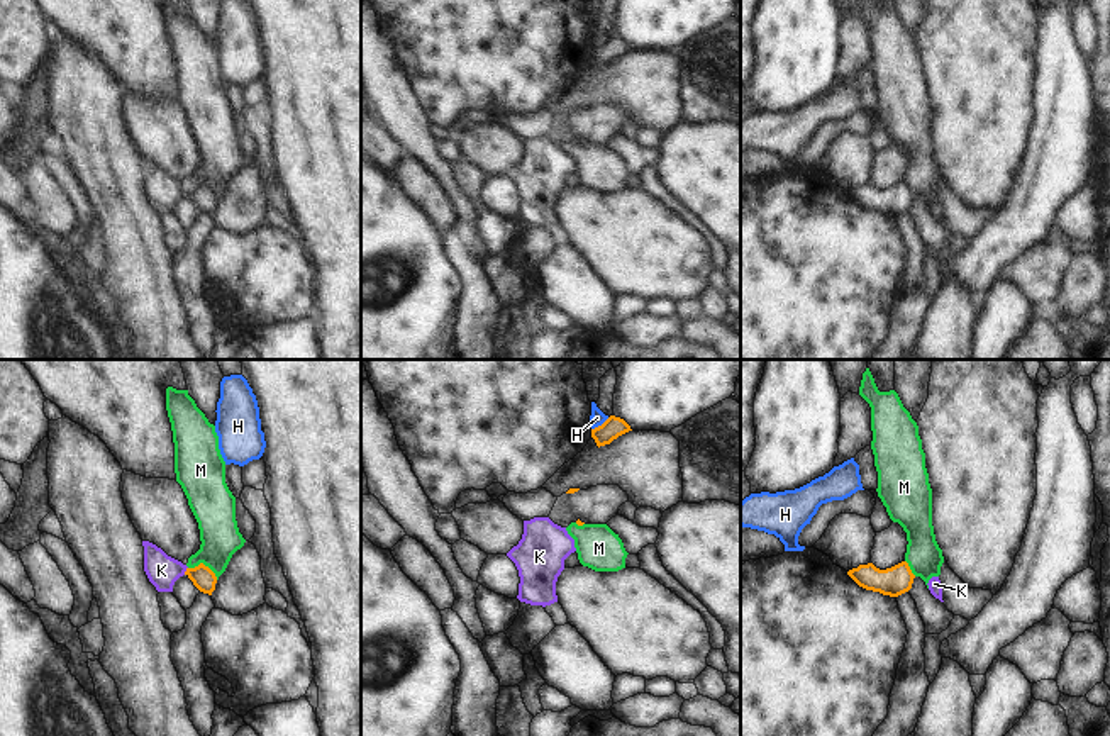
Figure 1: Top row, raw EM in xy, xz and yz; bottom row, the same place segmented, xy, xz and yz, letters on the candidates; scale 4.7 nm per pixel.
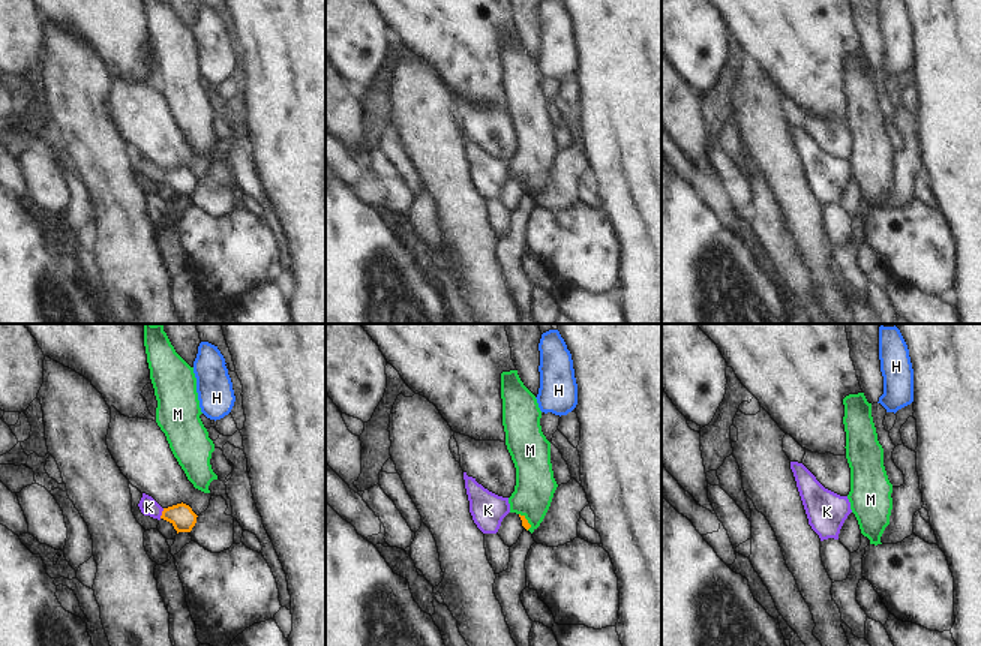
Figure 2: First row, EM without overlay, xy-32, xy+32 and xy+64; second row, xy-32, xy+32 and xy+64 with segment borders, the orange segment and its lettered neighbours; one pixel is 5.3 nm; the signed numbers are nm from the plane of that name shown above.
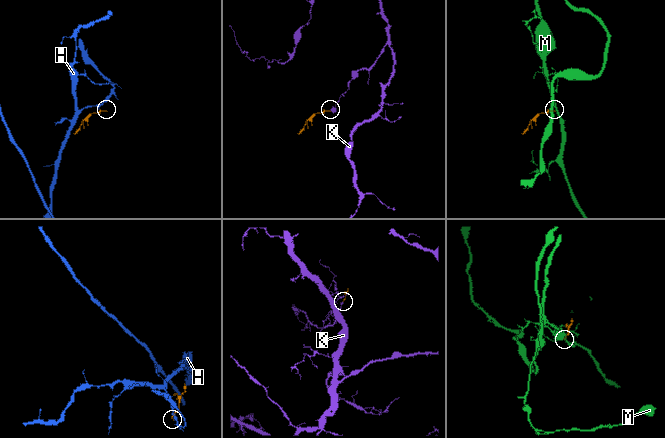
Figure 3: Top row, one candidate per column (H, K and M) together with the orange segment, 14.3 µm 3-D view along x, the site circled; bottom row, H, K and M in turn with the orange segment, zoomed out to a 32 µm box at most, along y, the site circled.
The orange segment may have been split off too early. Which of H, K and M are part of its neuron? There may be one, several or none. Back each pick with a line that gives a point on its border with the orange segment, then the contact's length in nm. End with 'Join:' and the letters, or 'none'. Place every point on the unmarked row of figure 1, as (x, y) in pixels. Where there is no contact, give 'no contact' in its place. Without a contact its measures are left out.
K: xy (187, 190) | 40 nm
Join: K

